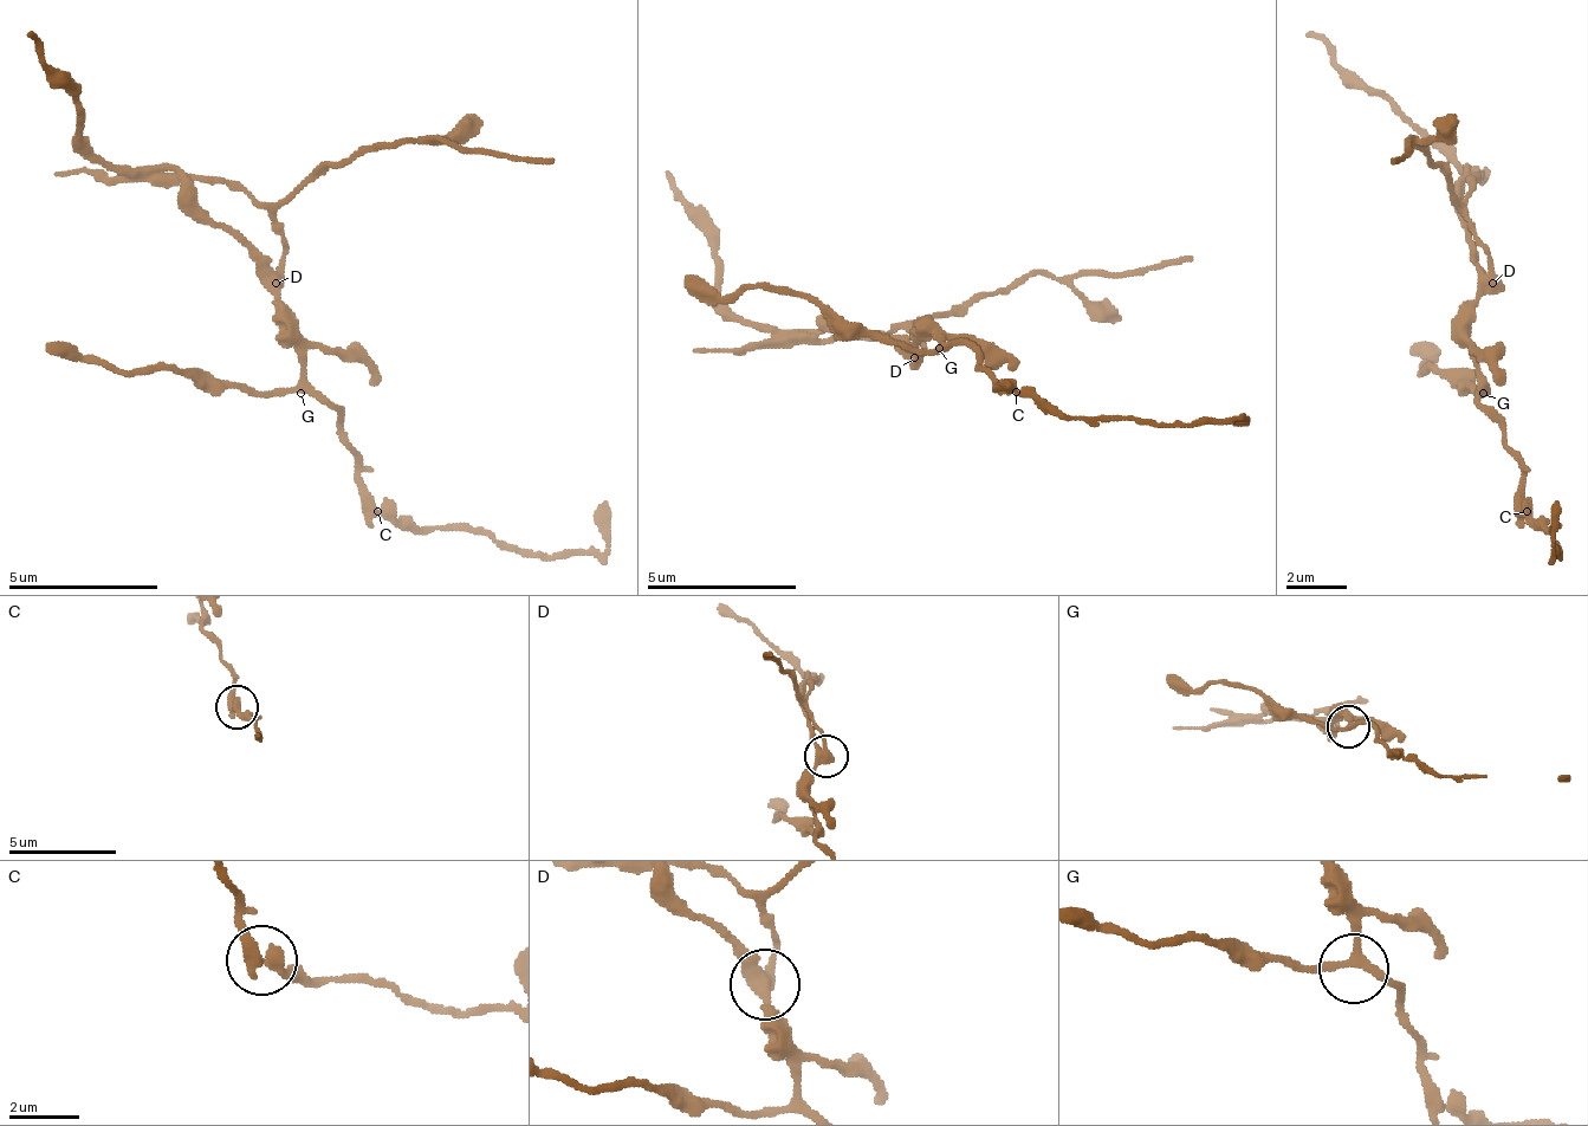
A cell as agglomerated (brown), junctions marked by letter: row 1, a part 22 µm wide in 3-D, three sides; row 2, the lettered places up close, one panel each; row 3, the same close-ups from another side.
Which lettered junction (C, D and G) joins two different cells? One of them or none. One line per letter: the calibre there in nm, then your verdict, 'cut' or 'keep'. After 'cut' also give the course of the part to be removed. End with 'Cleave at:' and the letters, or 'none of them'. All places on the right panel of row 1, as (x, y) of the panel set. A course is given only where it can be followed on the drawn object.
C: 360 nm | keep
D: 320 nm | cut | (1491, 280), (1469, 213), (1424, 153), (1408, 146), (1415, 146), (1393, 161)
G: 200 nm | keep
Cleave at: D

